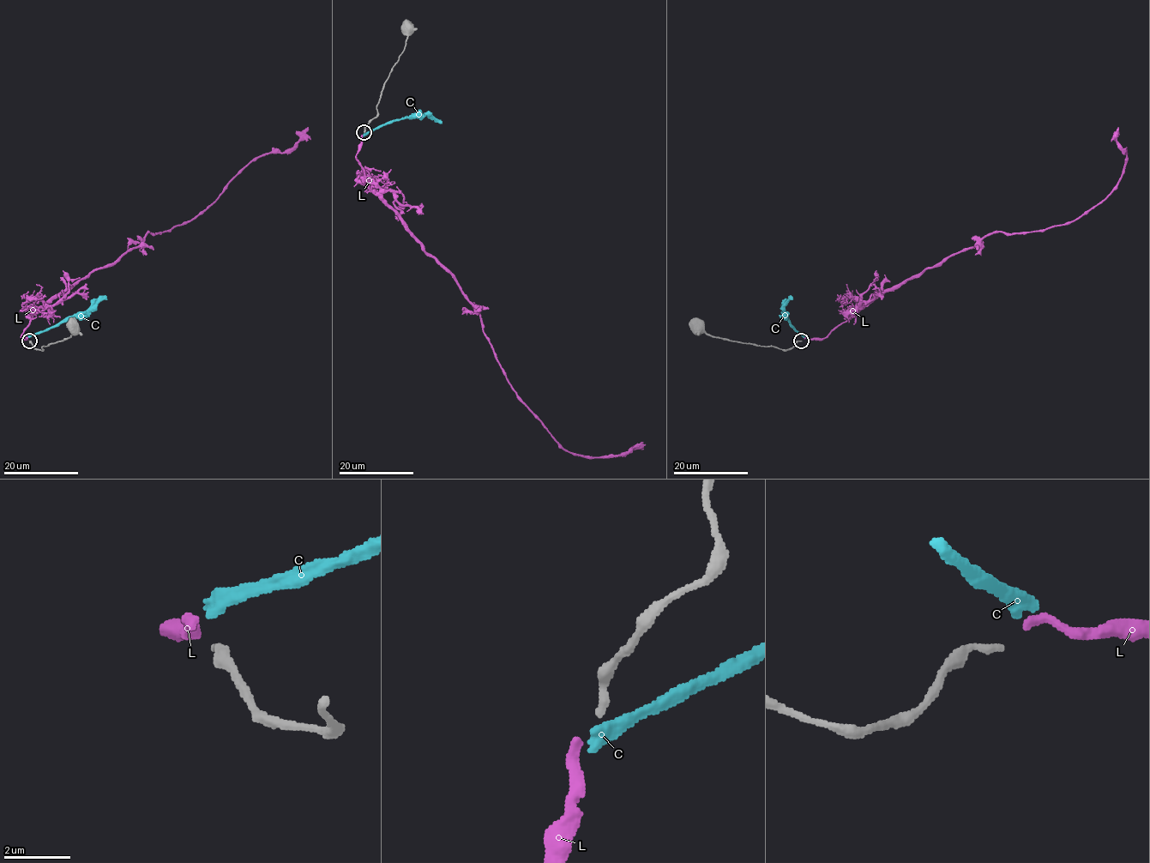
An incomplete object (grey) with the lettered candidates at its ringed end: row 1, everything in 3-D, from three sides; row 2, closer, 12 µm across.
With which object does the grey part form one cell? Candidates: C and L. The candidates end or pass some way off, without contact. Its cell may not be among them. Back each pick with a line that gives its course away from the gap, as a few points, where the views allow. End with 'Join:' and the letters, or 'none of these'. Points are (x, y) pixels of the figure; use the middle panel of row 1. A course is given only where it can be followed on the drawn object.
Join: none of these

